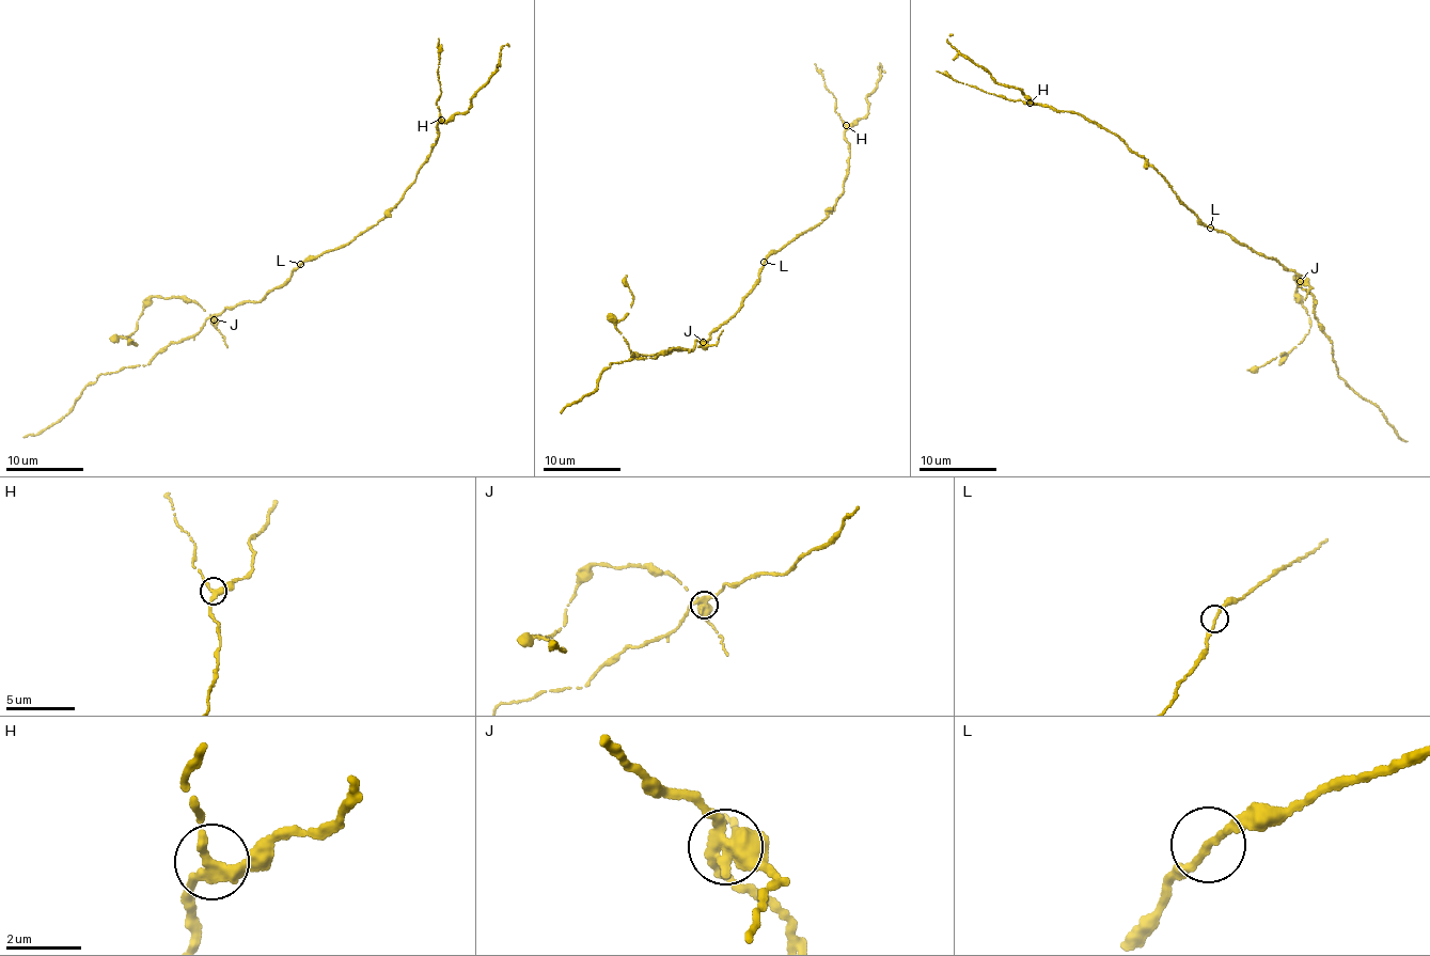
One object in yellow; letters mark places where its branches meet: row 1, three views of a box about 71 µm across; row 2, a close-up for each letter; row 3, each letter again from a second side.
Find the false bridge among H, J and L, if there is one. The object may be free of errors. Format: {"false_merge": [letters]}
{"false_merge": ["J"]}

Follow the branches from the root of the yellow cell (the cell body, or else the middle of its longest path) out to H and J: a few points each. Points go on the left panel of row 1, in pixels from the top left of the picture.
H: (300, 264), (347, 245), (381, 219), (414, 182), (438, 136), (437, 126), (441, 120)
J: (300, 264), (281, 287), (269, 292), (265, 299), (225, 309), (215, 319)

